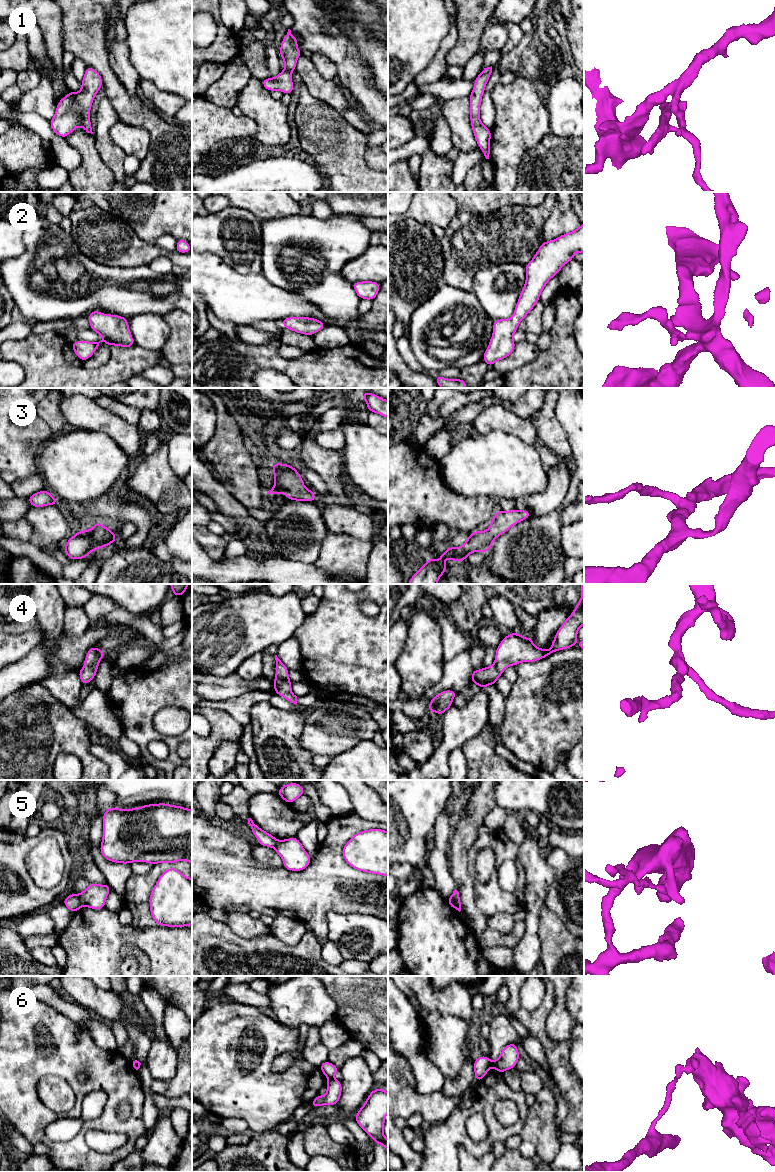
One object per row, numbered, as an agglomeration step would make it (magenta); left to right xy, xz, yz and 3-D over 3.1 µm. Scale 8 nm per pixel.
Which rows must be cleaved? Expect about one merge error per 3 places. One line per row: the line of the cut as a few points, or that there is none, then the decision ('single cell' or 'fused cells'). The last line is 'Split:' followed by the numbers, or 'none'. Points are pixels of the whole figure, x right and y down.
1: no cut; single cell
2: no cut; single cell
3: no cut; single cell
4: no cut; single cell
5: cut in xy along (77, 895), (82, 905); fused cells
6: cut in xz along (332, 1077), (329, 1079); fused cells
Split: 5, 6

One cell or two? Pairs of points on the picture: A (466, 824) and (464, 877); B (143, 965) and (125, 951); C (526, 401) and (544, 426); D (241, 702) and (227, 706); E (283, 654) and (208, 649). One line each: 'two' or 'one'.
A: one
B: one
C: two
D: one
E: two

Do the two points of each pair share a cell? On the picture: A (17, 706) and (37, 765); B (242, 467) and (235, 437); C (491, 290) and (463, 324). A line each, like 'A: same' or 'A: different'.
A: same
B: same
C: different

